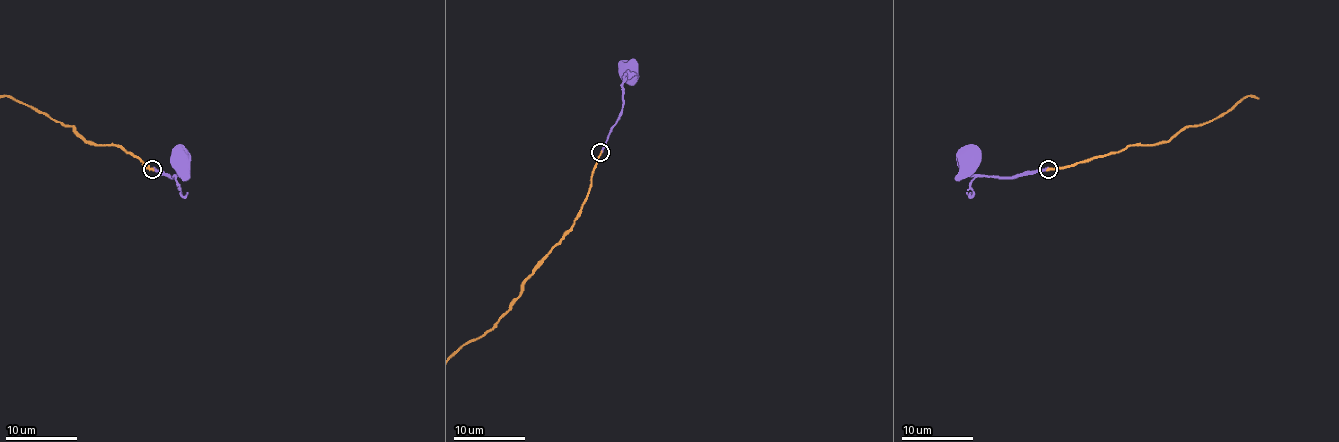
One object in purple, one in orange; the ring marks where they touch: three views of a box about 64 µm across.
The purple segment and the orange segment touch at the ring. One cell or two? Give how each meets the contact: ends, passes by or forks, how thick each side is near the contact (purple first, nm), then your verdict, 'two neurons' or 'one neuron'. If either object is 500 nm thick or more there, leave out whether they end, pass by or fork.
purple ends; orange ends; calibres 240 and 200 nm; one neuron

